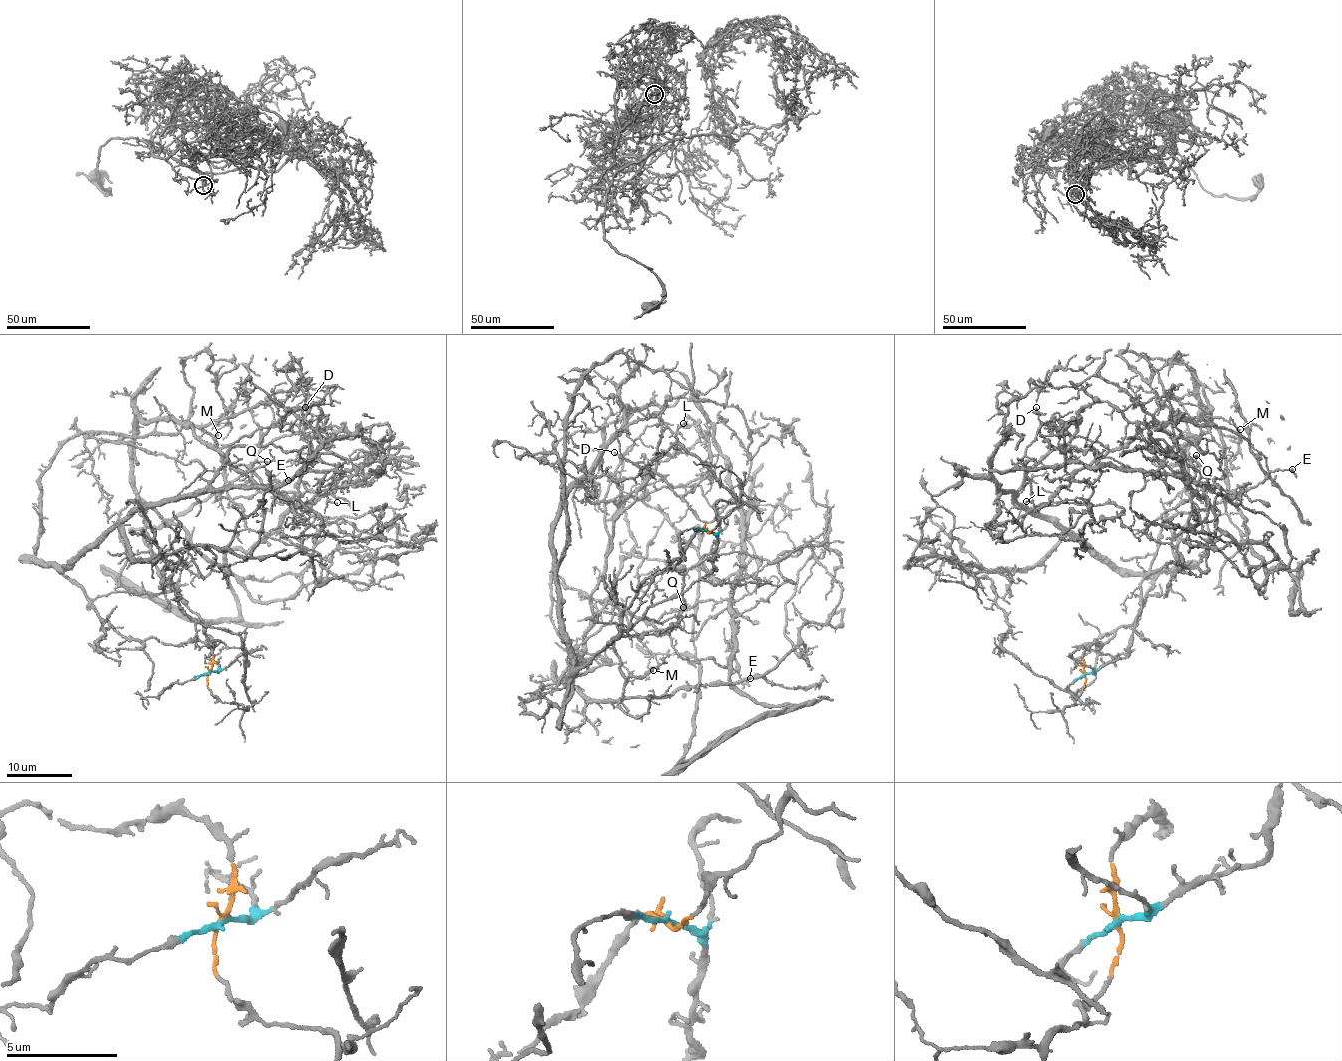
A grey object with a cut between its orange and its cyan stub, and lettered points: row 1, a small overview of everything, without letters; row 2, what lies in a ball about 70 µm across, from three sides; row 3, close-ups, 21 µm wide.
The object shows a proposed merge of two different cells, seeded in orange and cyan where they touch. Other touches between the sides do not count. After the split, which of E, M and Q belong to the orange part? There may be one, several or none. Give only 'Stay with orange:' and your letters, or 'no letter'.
Stay with orange: no letter

